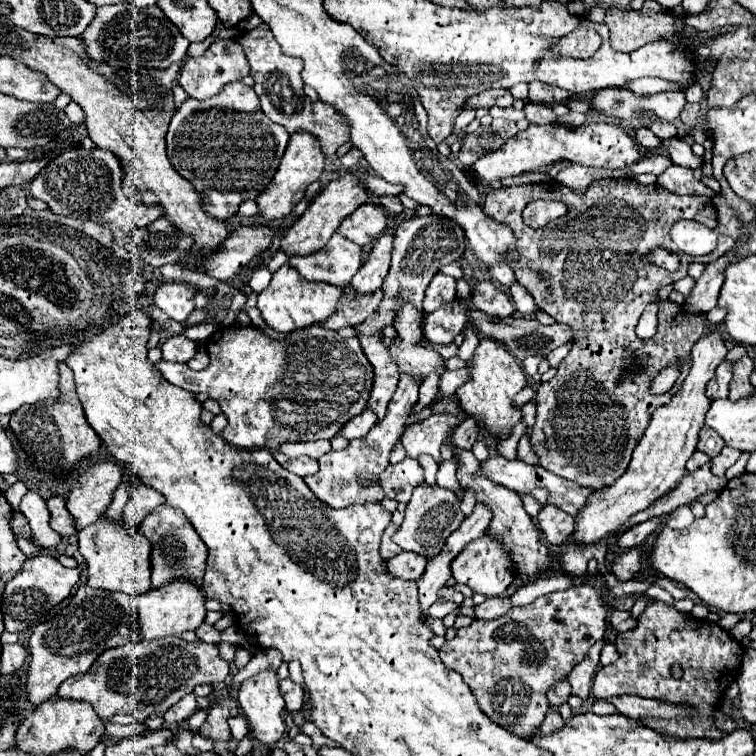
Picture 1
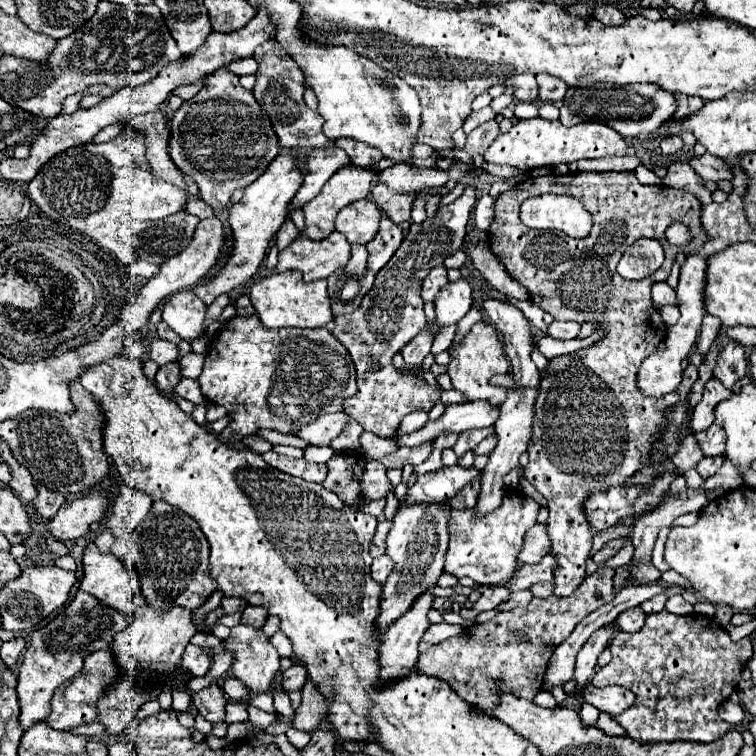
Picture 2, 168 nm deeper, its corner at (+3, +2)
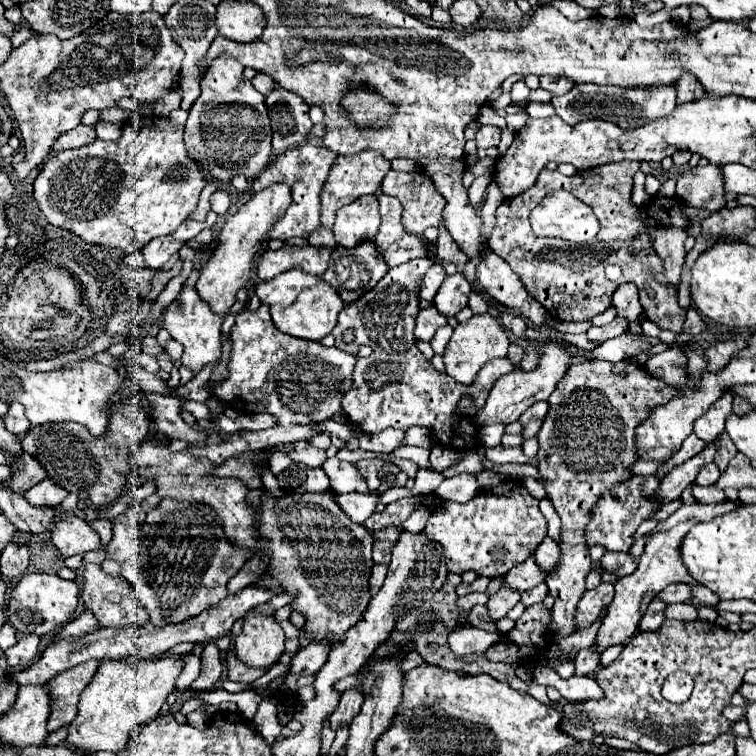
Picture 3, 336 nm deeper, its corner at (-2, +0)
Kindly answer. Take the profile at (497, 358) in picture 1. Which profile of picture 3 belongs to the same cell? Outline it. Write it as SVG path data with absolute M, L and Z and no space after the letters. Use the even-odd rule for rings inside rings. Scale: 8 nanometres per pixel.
M485 313L485 315L473 315L469 321L459 323L453 331L453 337L447 343L443 361L447 367L447 373L463 383L463 385L471 385L479 373L479 369L483 369L483 365L491 359L505 359L507 357L507 349L509 349L509 337L505 333L505 329L501 327L501 323Z

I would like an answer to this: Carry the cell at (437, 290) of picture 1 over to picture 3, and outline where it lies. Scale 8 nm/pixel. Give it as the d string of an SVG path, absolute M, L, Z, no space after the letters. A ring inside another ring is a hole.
M435 263L435 265L433 265L429 271L427 271L427 275L423 277L419 297L421 297L421 299L427 299L427 301L433 301L435 293L439 291L441 283L445 281L445 277L447 277L447 273L445 273L443 265L437 265L437 263Z

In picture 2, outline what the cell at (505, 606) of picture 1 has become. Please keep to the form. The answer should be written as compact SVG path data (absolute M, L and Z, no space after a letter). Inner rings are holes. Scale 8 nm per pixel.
M520 591L520 593L512 593L504 603L498 605L498 611L510 611L510 609L516 609L516 607L524 607L532 601L532 593L530 591Z

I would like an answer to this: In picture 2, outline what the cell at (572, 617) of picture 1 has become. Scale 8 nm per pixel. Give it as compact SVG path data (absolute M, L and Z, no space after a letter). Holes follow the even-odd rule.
M602 565L596 573L584 579L574 595L566 599L558 599L554 595L546 599L534 597L530 605L522 609L498 613L492 621L472 627L468 635L456 635L438 645L432 645L418 657L414 671L446 681L460 699L480 709L494 707L494 703L498 703L498 691L532 701L534 695L542 689L542 679L554 649L564 639L568 639L570 631L574 631L574 627L590 611L614 599L612 577L614 569Z

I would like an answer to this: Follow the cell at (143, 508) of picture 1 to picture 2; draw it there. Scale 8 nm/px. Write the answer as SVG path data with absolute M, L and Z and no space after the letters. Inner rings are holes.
M122 485L116 503L108 511L106 527L110 529L114 539L126 539L140 525L150 507L152 507L150 495Z

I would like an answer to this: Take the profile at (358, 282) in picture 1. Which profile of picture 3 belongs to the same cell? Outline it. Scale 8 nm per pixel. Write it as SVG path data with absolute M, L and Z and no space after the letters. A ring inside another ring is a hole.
M379 193L377 199L381 203L381 229L375 237L375 245L379 253L383 253L387 267L397 267L409 259L427 255L421 237L411 235L403 229L401 203L395 197L389 197L385 193Z

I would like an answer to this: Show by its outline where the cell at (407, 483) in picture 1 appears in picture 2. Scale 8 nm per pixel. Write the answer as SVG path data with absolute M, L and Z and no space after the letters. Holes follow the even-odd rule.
M366 459L366 467L360 479L360 507L362 509L366 503L374 499L386 497L386 493L392 489L392 483L386 477L386 467L374 459Z

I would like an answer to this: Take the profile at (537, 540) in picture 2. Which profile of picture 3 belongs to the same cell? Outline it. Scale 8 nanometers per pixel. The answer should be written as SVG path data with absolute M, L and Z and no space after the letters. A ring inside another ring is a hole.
M531 555L531 557L527 557L527 561L515 565L515 569L511 569L511 573L507 573L507 577L505 577L505 581L507 581L513 589L519 589L519 591L533 589L533 587L539 585L543 579L545 579L545 573L543 573L543 569L539 567L535 555Z

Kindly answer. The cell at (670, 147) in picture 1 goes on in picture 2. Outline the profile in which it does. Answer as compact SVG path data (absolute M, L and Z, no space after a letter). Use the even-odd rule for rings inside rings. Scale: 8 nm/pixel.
M706 153L700 159L690 159L688 163L698 171L698 175L704 181L716 181L718 183L718 181L732 181L732 177L734 177L732 167L726 161L714 157L710 153Z

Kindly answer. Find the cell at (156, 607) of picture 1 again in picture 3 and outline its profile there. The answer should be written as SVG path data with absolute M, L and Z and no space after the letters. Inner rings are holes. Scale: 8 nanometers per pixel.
M159 653L143 659L139 665L131 665L125 659L101 661L93 681L81 693L79 713L69 725L67 741L83 753L113 751L121 753L127 747L129 733L137 725L145 725L155 719L165 703L165 697L175 691L175 681L183 671L183 655Z

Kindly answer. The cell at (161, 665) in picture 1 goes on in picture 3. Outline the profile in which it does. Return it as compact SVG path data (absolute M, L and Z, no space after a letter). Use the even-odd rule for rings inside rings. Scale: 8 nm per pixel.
M87 661L87 665L67 669L67 673L59 673L59 677L53 677L49 681L51 689L51 717L47 721L49 733L69 725L75 719L79 697L83 689L91 683L97 665L99 665L97 661Z

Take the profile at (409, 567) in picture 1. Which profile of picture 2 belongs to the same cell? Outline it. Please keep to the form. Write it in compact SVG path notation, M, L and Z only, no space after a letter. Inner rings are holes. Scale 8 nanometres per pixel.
M386 555L374 559L374 563L370 567L370 575L376 583L384 583L390 575L390 559L386 559Z

